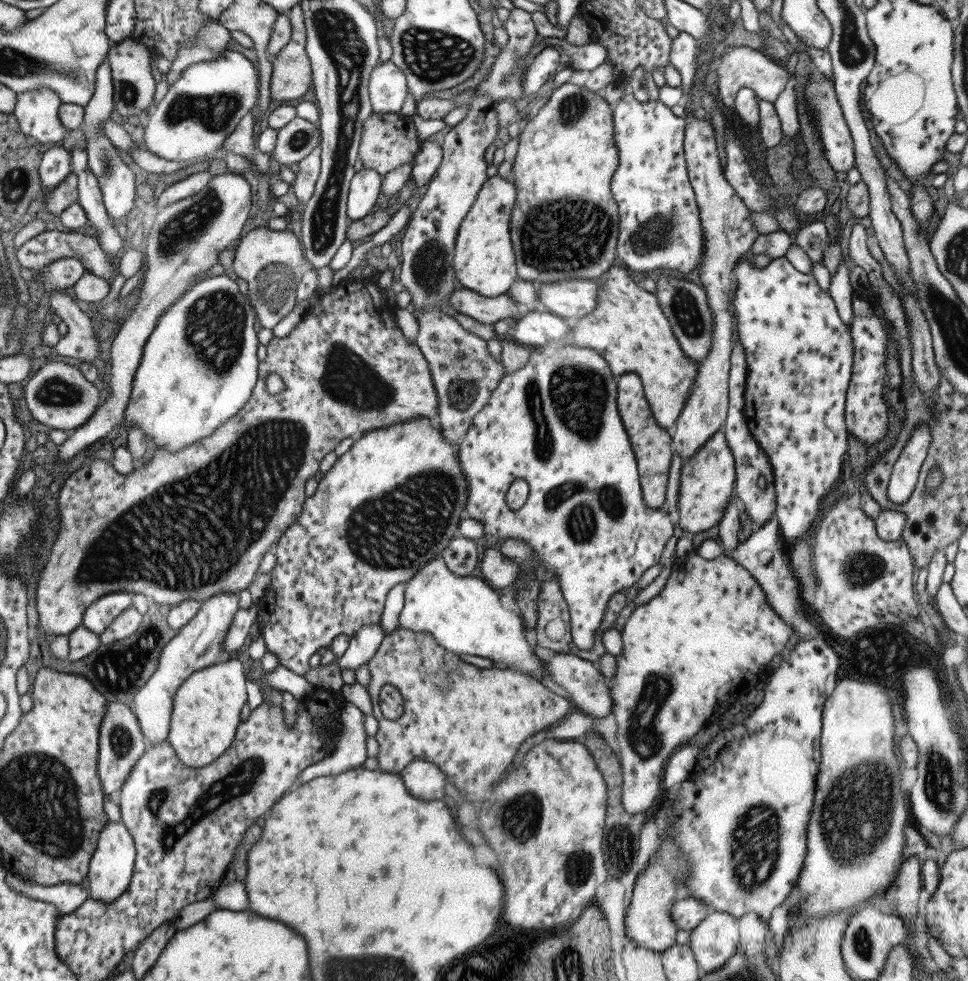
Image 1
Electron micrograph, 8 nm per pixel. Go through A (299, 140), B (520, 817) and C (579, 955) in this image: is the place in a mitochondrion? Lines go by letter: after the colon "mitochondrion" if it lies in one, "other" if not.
A: mitochondrion
B: mitochondrion
C: mitochondrion

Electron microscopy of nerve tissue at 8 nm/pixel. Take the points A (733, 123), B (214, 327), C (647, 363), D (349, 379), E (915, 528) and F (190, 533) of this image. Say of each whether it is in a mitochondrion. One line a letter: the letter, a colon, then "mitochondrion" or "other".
A: other
B: mitochondrion
C: other
D: mitochondrion
E: other
F: mitochondrion

